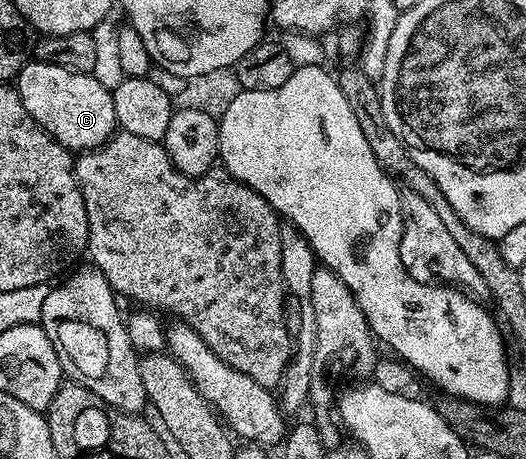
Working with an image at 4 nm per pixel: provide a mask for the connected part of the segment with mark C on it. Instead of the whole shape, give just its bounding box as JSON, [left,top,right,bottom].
[16,58,118,153]

